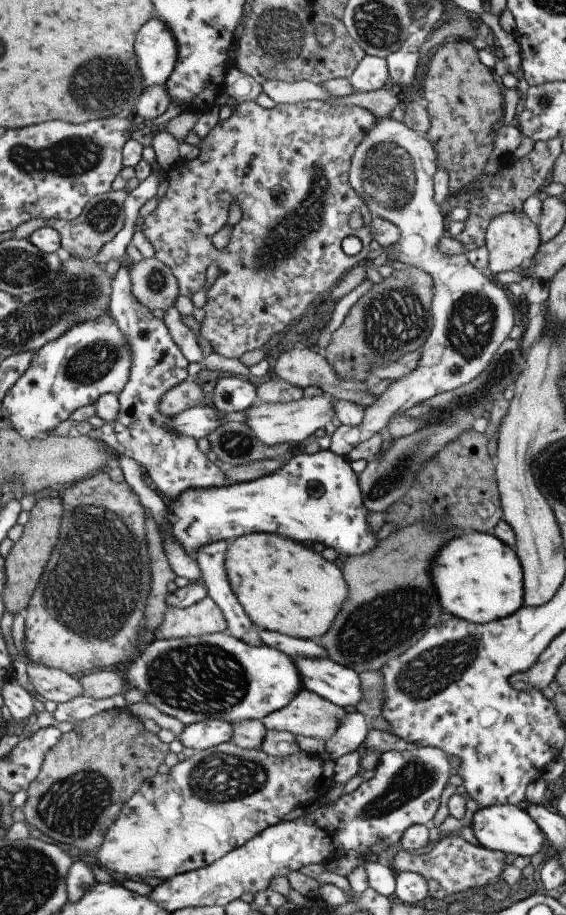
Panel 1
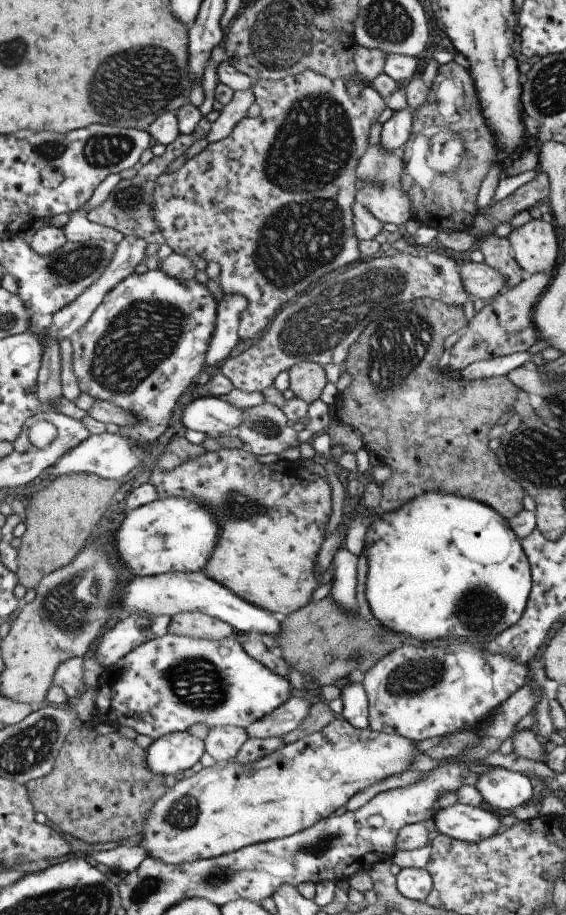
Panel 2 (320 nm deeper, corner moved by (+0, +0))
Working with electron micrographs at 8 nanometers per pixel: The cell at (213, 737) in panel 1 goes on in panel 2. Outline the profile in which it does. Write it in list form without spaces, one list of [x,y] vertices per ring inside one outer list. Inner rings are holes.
[[[186,731],[173,732],[157,738],[146,752],[145,766],[149,772],[174,777],[199,761],[204,743]]]

